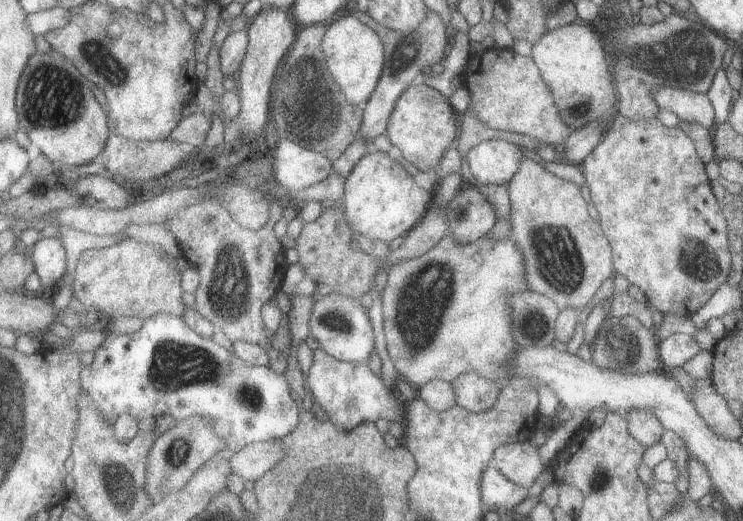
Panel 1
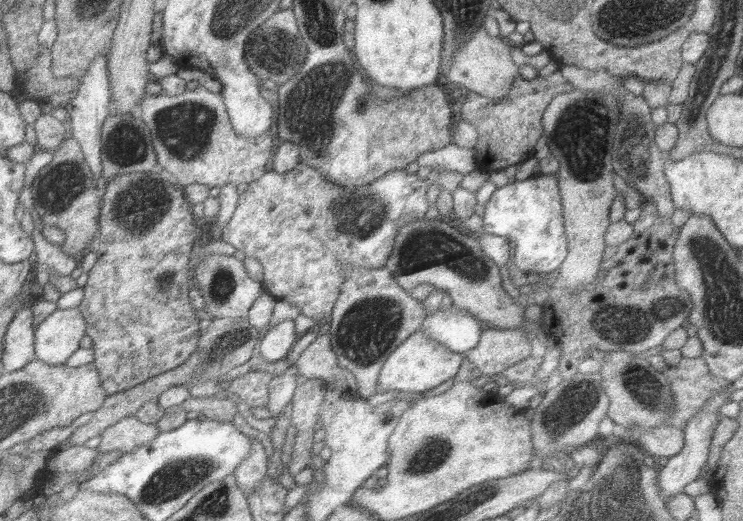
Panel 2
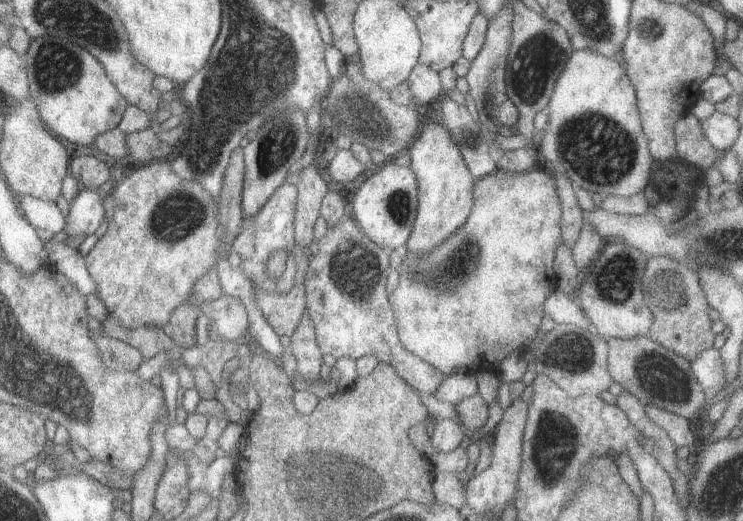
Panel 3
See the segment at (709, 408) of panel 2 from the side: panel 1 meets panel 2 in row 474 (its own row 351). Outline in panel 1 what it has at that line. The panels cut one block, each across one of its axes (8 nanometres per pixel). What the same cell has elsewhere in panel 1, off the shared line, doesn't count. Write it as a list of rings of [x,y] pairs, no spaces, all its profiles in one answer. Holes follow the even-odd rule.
[[[669,334],[665,340],[659,340],[657,344],[663,370],[677,370],[699,352],[697,342],[687,334]]]

